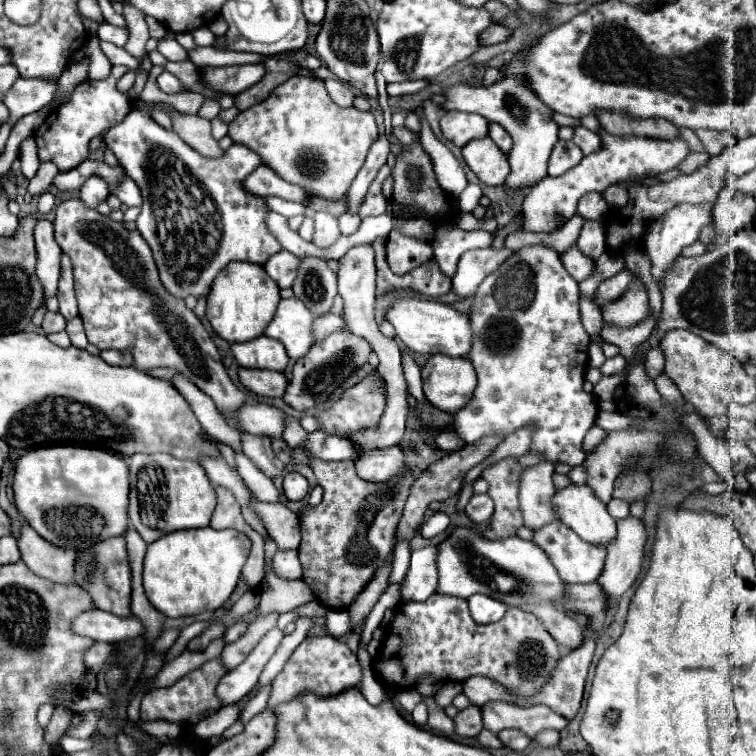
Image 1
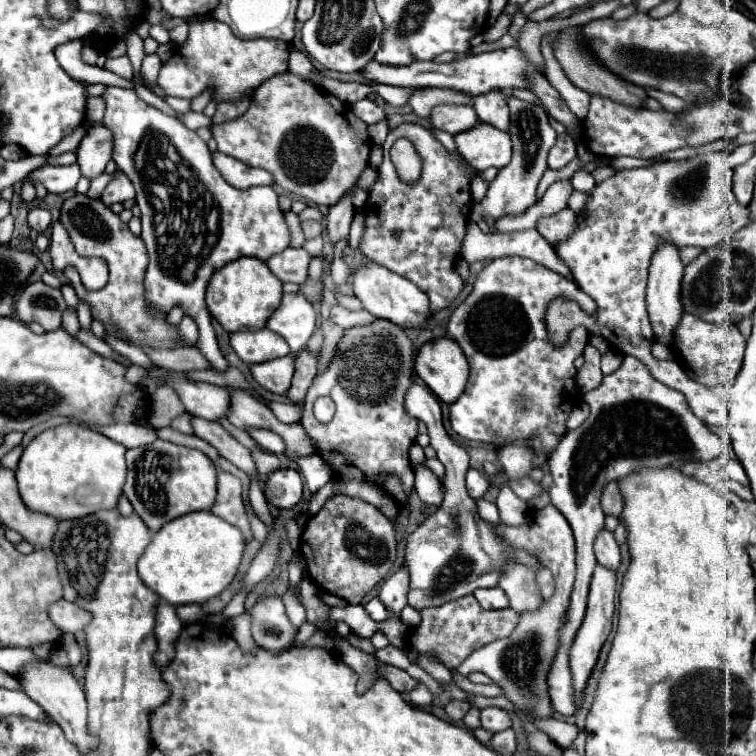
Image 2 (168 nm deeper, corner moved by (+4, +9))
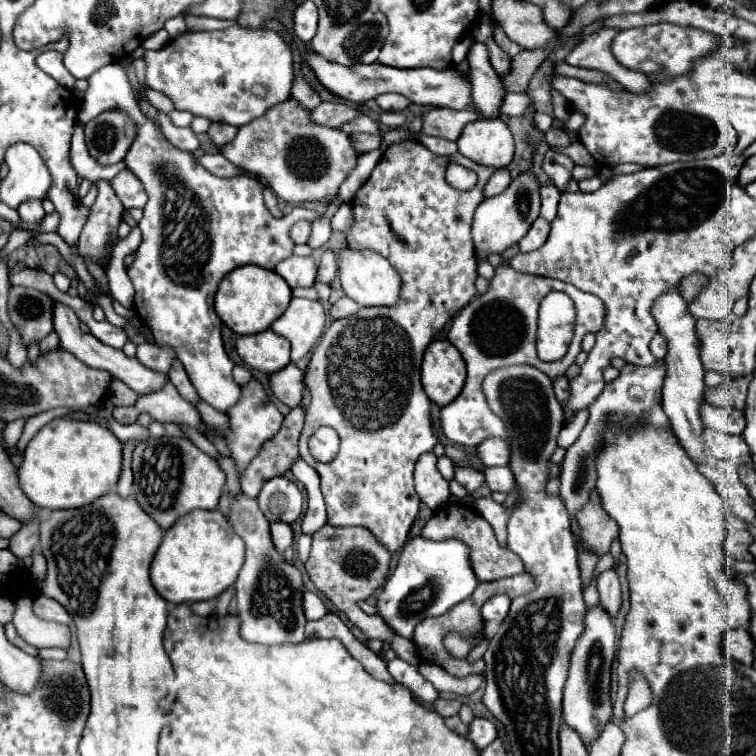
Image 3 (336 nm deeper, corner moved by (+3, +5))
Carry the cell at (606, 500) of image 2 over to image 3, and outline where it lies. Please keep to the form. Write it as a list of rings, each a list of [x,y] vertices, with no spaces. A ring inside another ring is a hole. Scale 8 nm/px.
[[[593,491],[593,495],[589,497],[589,503],[579,511],[577,521],[583,529],[579,533],[583,539],[583,545],[597,551],[599,555],[607,553],[611,547],[611,541],[619,533],[619,527],[601,507],[601,497],[597,495],[597,491]]]

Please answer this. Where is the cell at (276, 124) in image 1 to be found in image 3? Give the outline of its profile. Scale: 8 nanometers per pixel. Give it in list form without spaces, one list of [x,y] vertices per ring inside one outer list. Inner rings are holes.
[[[293,97],[277,103],[259,119],[239,127],[237,137],[221,147],[221,155],[245,173],[261,177],[277,197],[295,205],[331,199],[357,165],[357,153],[349,135],[339,127],[313,123],[311,111]]]

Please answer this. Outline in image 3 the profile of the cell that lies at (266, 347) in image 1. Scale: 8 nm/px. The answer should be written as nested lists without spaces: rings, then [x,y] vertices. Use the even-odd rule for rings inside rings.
[[[271,329],[237,337],[235,347],[243,363],[255,371],[275,373],[289,363],[289,341]]]

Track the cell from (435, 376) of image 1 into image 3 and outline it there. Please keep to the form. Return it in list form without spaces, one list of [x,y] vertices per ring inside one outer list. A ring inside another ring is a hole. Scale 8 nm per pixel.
[[[447,339],[431,341],[421,365],[421,383],[431,401],[439,407],[449,405],[463,389],[465,361],[457,347]]]

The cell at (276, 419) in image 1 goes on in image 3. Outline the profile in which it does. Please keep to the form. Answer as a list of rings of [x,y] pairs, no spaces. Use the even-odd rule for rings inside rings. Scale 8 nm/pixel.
[[[55,303],[57,307],[53,307],[53,323],[55,323],[55,331],[59,333],[59,339],[61,339],[61,347],[67,349],[69,353],[73,353],[77,359],[81,359],[83,363],[87,363],[89,367],[93,369],[101,369],[101,371],[109,371],[115,379],[121,379],[125,385],[129,385],[135,393],[139,395],[145,395],[145,393],[155,393],[159,389],[165,387],[165,383],[169,381],[169,375],[167,373],[159,373],[159,371],[153,371],[149,367],[145,367],[137,357],[127,357],[123,351],[119,349],[113,349],[105,343],[101,343],[99,339],[95,339],[93,335],[87,335],[79,329],[79,319],[77,315],[73,313],[73,309],[61,305],[61,303]]]

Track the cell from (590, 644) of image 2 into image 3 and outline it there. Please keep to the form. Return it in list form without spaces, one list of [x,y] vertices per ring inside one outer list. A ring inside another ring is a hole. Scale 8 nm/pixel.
[[[587,607],[585,629],[571,653],[569,677],[563,693],[563,721],[571,725],[583,741],[593,741],[611,719],[611,663],[615,655],[615,625],[611,615],[601,607]]]

